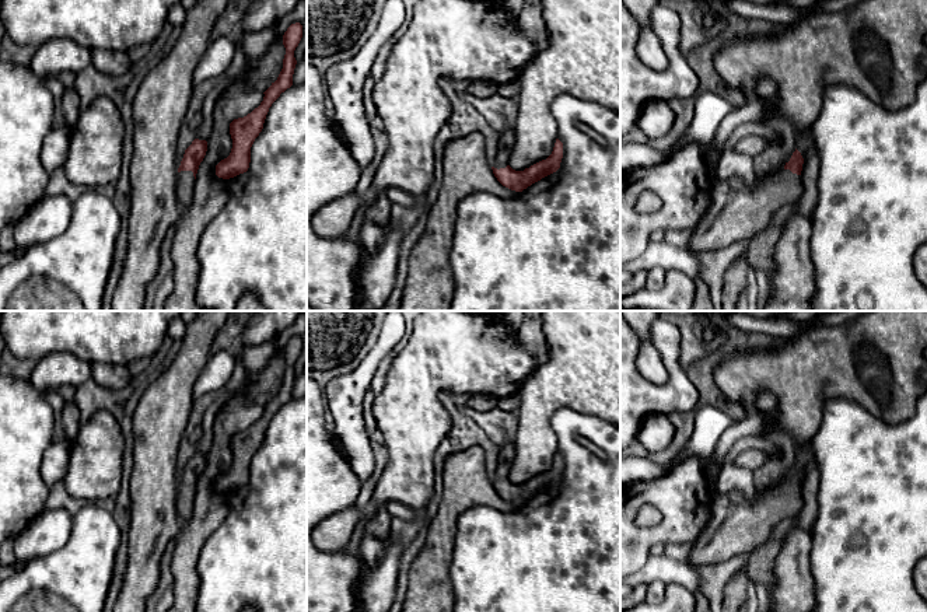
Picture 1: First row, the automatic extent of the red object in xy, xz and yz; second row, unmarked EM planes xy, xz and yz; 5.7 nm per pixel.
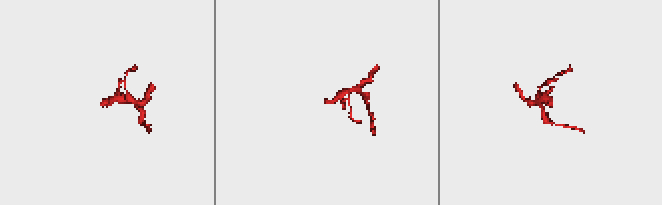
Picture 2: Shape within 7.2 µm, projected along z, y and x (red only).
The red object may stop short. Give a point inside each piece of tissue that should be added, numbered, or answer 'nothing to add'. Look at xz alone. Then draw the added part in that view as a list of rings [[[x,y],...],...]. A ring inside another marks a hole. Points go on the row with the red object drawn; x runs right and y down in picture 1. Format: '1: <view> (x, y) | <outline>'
1: xz (504, 144) | [[[507,129],[501,133],[496,160],[490,162],[492,167],[500,169],[500,168],[506,168],[508,165],[508,155],[511,151],[511,143],[513,143],[513,132]]]

